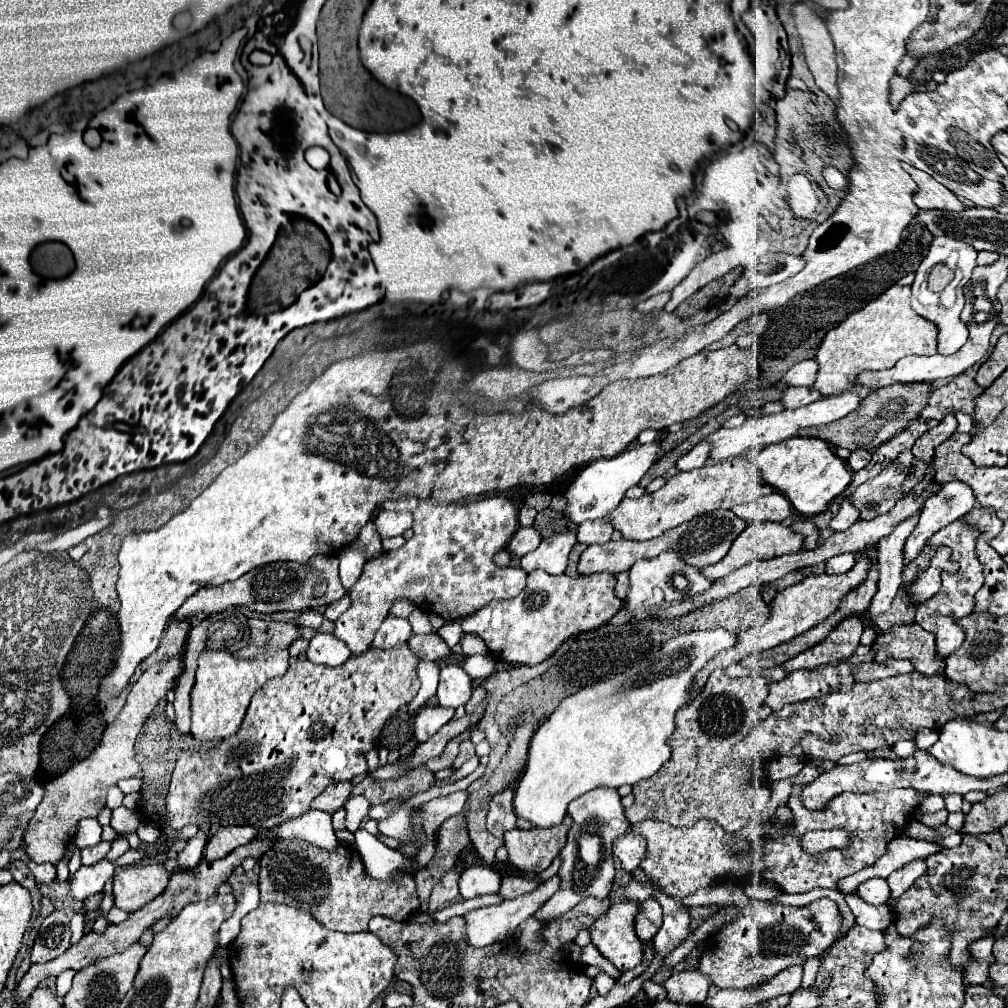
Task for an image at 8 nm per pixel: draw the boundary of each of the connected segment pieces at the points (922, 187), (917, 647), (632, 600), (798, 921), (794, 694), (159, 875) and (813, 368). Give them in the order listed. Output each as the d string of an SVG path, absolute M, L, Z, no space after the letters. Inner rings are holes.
M903 163L903 167L911 175L911 179L917 183L917 191L913 199L919 209L941 209L941 211L963 211L965 209L965 205L949 189L937 183L931 175L911 167L909 163Z
M917 623L889 627L879 633L871 649L879 663L883 659L909 659L915 663L915 671L923 675L943 675L943 659L937 655L935 635L927 633Z
M671 551L661 553L659 557L653 557L653 559L641 559L641 561L637 561L629 569L629 579L631 579L631 587L629 587L629 593L627 593L627 599L625 599L625 607L631 613L631 617L635 617L635 619L651 617L661 607L667 607L669 603L675 603L675 601L691 599L695 595L705 593L711 587L711 581L707 577L703 577L701 569L685 565L683 559L679 555L675 555L675 553L671 553ZM677 573L683 575L683 577L687 577L687 581L689 581L689 585L687 585L685 591L679 591L679 589L673 587L673 575L677 575Z
M827 897L805 907L785 907L755 901L743 907L743 915L713 935L707 947L717 949L709 949L701 955L699 971L707 973L721 989L755 989L785 967L803 963L827 951L835 943L841 921L843 917L837 905Z
M829 663L811 671L793 671L783 681L769 683L769 695L765 703L779 711L787 703L805 701L811 697L827 695L839 685L851 685L853 677L841 677L839 675L839 663Z
M163 863L141 865L141 867L117 867L113 877L115 907L135 913L167 887L169 875Z
M805 359L797 365L793 365L785 377L781 379L785 385L791 385L791 387L801 387L801 385L813 385L815 383L815 377L817 377L817 371L819 371L819 365L815 359Z

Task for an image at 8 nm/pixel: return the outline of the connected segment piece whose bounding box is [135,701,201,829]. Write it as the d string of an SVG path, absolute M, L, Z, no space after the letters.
M161 701L155 711L149 715L149 719L145 721L141 735L137 737L135 743L135 753L137 753L137 761L141 763L141 771L143 771L143 787L141 787L141 803L137 807L139 817L145 823L153 823L157 827L165 827L165 797L167 797L167 787L171 781L171 773L175 769L175 761L177 761L177 753L187 751L191 747L199 747L201 743L197 743L191 735L181 735L175 727L173 721L167 719L165 715L165 701Z

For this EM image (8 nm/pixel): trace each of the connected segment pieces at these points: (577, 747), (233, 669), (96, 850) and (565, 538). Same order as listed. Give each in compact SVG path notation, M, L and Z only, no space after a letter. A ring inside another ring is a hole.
M725 629L683 633L679 637L669 639L651 659L631 667L623 675L601 681L597 685L589 685L575 695L565 697L561 705L553 711L553 715L549 715L531 737L527 767L515 789L515 813L523 819L529 819L535 827L553 827L563 821L567 805L579 795L595 787L617 789L621 785L635 785L657 773L659 767L671 757L671 747L667 739L675 731L673 719L677 709L681 709L689 699L699 693L693 691L695 673L721 649L729 649L735 643L737 637ZM659 663L663 663L661 671L655 669Z
M209 647L201 653L199 669L195 677L195 685L191 689L191 735L197 741L213 741L213 739L225 739L237 733L237 729L243 723L243 717L247 713L249 701L255 691L259 691L269 679L283 677L289 667L289 651L273 651L265 653L253 659L235 659L229 651L211 651Z
M99 841L99 845L83 849L83 851L81 851L81 861L83 861L83 865L95 865L97 861L105 859L105 855L109 853L109 849L111 849L111 843L109 843L109 841Z
M571 529L567 533L557 533L549 539L543 539L535 551L521 557L519 567L525 573L531 573L535 569L543 569L551 575L561 575L567 567L567 555L575 543L577 543L575 529Z

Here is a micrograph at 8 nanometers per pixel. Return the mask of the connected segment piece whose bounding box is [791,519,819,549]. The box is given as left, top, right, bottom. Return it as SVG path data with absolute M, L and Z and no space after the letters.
M807 519L795 521L791 525L791 529L805 537L805 549L815 549L817 547L817 543L819 543L819 529L811 521L807 521Z

